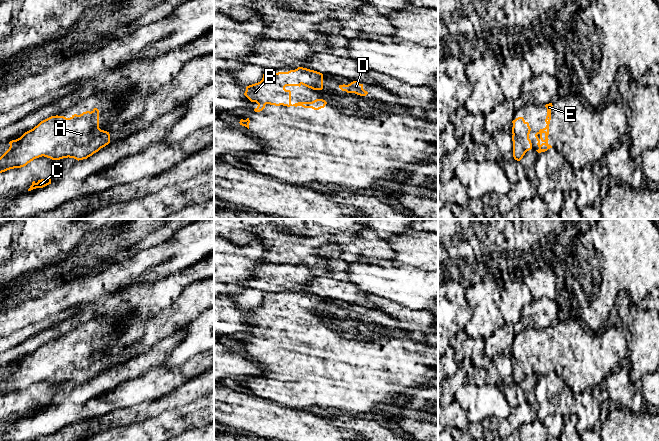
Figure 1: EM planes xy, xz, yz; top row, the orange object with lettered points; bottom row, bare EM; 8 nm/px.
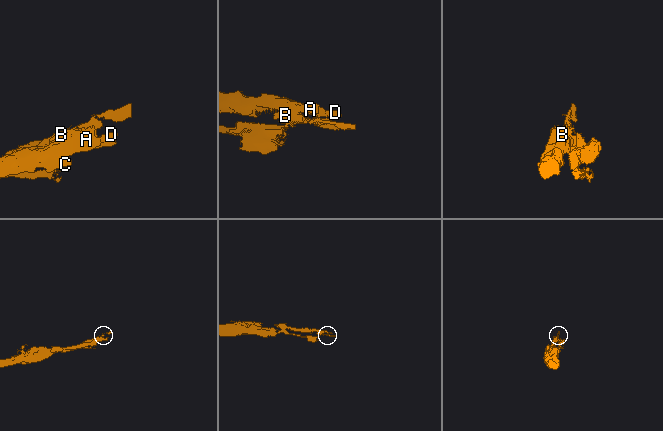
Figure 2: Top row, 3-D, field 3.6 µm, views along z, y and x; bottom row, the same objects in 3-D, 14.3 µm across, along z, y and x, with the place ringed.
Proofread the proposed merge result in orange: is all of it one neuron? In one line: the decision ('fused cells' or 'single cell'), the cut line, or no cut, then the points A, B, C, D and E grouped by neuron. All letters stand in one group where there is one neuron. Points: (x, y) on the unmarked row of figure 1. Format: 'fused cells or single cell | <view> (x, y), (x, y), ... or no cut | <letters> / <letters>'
single cell | no cut | A B C D E

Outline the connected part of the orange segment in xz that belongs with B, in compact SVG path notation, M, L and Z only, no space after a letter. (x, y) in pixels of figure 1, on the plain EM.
M298 291L288 296L274 296L275 293L264 293L263 302L260 306L246 311L244 319L258 330L255 336L260 336L266 328L275 330L302 330L319 334L324 332L327 326L323 323L316 323L312 326L298 326L291 328L291 315L286 314L286 310L304 309L313 314L323 313L323 298L314 294Z

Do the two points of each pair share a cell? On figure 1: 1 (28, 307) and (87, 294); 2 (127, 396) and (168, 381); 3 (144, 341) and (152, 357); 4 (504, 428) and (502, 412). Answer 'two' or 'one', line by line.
1: one
2: one
3: two
4: two

